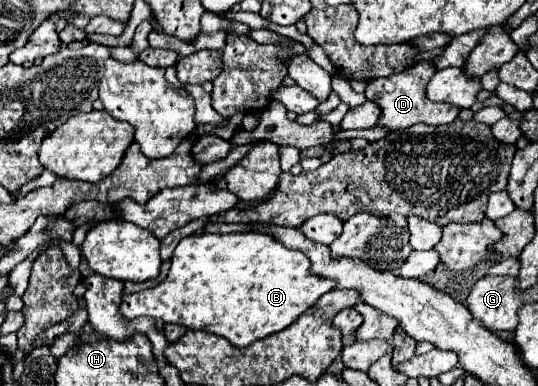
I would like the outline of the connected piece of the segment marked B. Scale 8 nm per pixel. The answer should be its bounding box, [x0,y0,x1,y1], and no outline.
[120,232,338,348]

